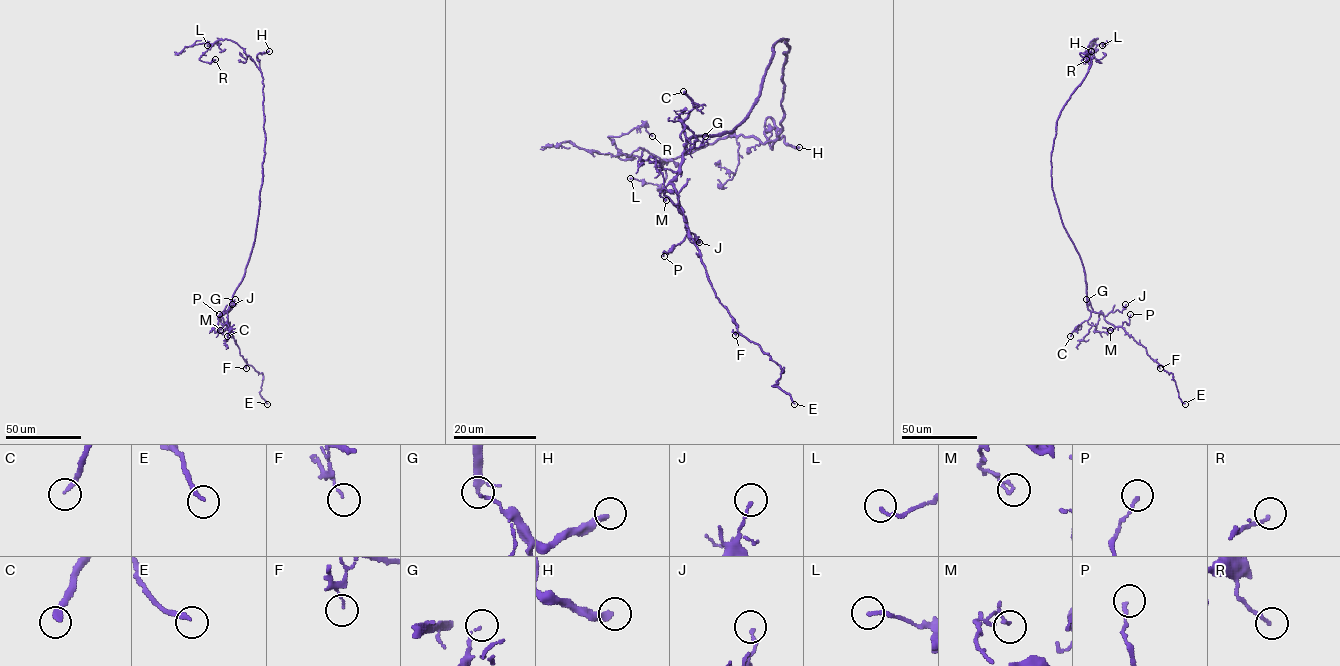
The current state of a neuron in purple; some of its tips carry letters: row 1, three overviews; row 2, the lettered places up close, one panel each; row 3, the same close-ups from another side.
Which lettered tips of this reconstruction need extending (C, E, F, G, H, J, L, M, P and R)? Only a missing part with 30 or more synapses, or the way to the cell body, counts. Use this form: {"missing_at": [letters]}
{"missing_at": ["C", "H"]}

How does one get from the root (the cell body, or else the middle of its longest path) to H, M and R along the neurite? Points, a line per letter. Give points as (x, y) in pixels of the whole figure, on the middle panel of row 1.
H: (769, 64), (773, 47), (786, 38), (782, 129), (771, 148), (765, 136), (770, 117), (776, 136), (799, 147)
M: (769, 64), (731, 131), (692, 137), (676, 171), (648, 157), (666, 200)
R: (769, 64), (786, 38), (775, 140), (728, 136), (662, 160), (608, 137), (652, 136)

